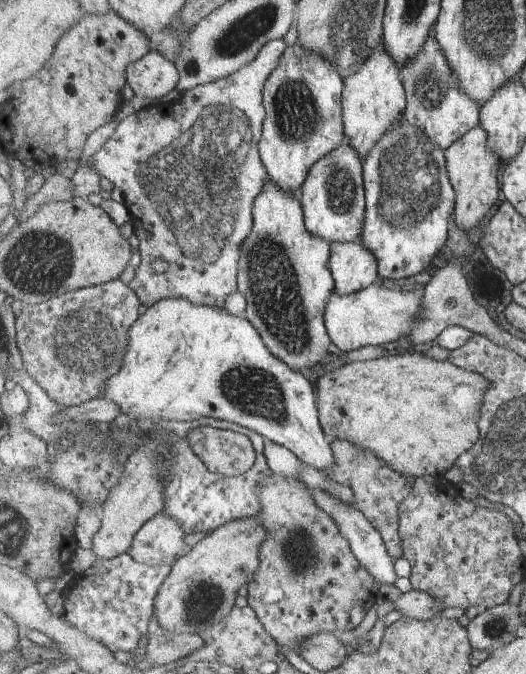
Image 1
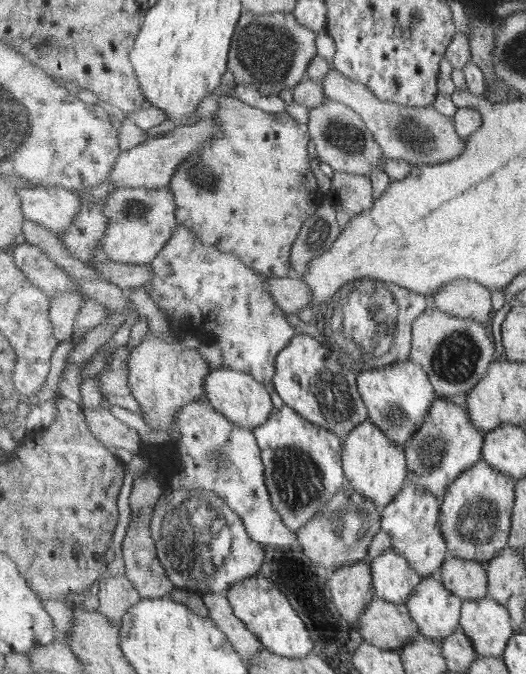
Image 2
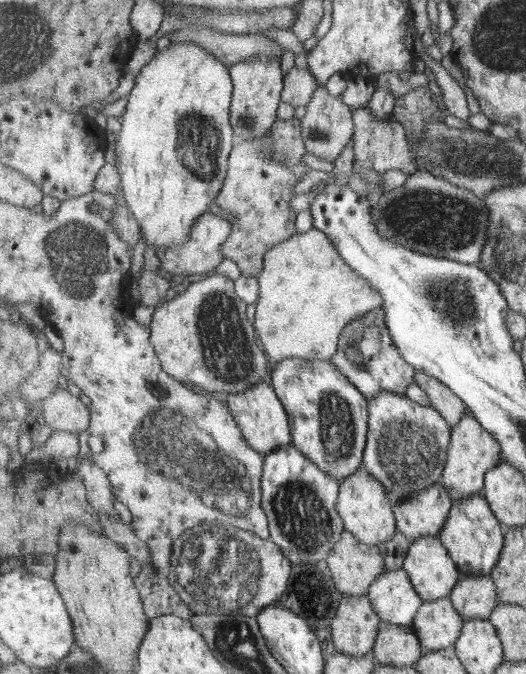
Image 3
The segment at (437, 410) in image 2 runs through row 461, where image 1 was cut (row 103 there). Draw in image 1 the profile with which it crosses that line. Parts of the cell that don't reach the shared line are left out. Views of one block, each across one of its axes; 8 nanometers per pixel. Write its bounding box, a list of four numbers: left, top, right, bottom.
[400,32,482,150]

